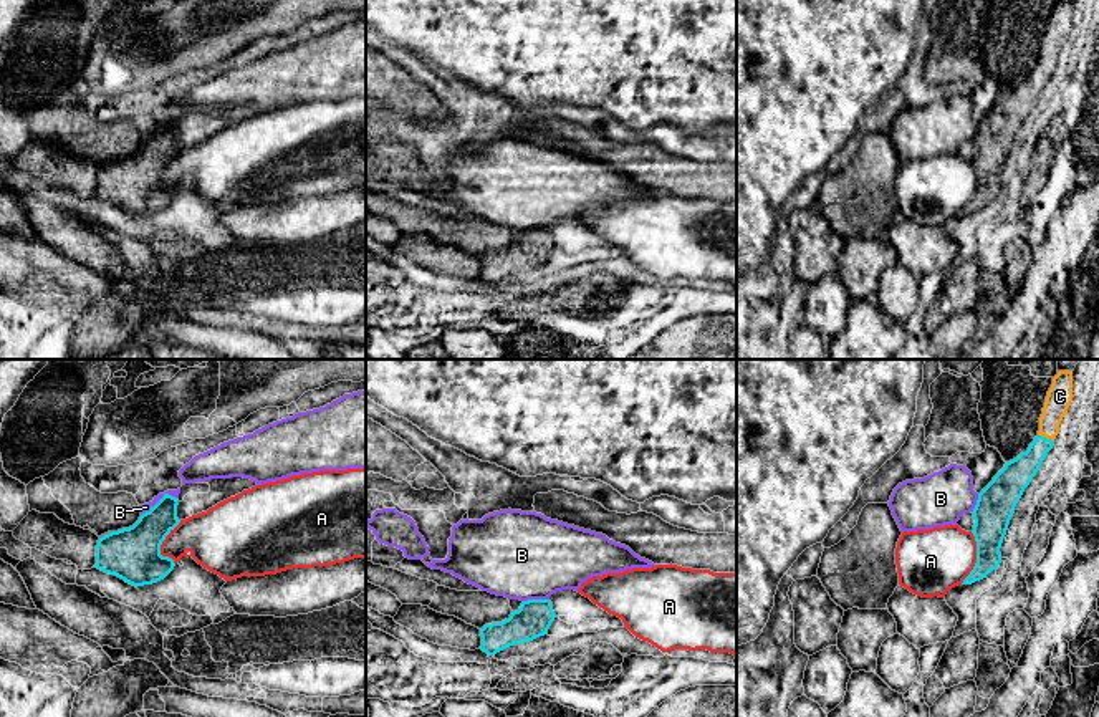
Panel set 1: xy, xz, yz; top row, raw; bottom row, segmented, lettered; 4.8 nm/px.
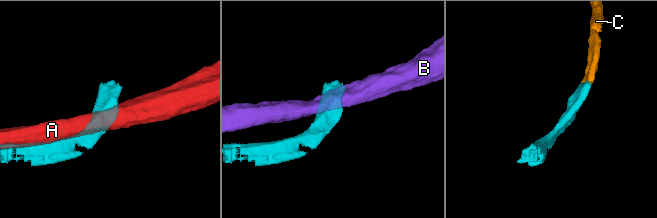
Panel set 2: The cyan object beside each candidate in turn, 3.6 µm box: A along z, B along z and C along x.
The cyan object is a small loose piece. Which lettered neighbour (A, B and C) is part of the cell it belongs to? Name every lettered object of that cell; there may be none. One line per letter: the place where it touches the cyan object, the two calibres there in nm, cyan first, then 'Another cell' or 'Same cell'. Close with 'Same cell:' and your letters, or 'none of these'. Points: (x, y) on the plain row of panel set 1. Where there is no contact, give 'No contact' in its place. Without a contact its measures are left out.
A: Touches cyan at yz (977, 187). Thickness 190 nm (cyan) against 320 nm. Another cell
B: Touches cyan at xy (161, 128). Thickness 200 nm (cyan) against 50 nm. Another cell
C: Touches cyan at yz (1045, 67). Thickness 150 nm (cyan) against 130 nm. Same cell
Same cell: C

